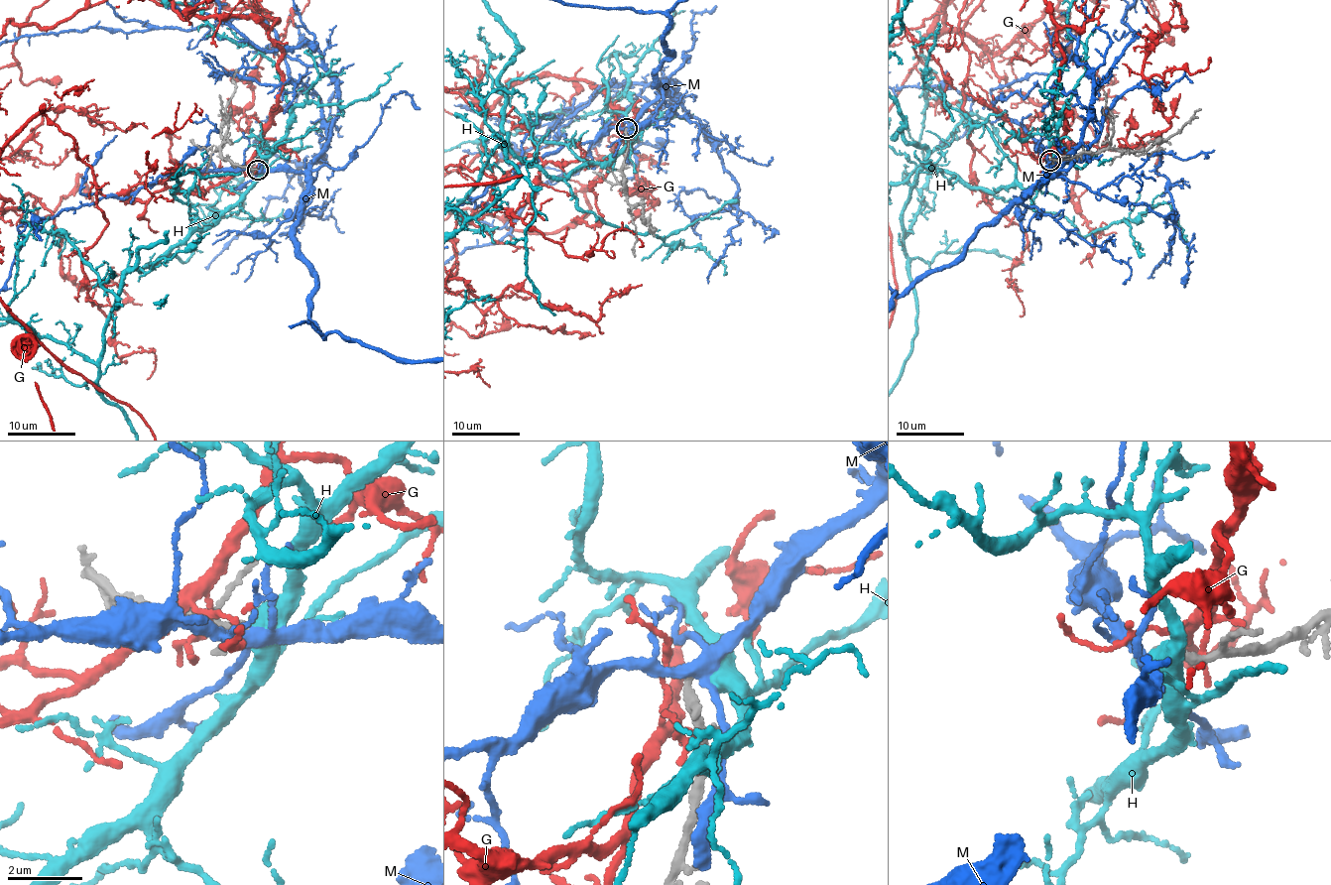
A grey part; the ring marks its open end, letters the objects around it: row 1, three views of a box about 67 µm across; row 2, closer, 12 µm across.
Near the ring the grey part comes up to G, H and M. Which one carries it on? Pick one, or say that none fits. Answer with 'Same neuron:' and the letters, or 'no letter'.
Same neuron: M

